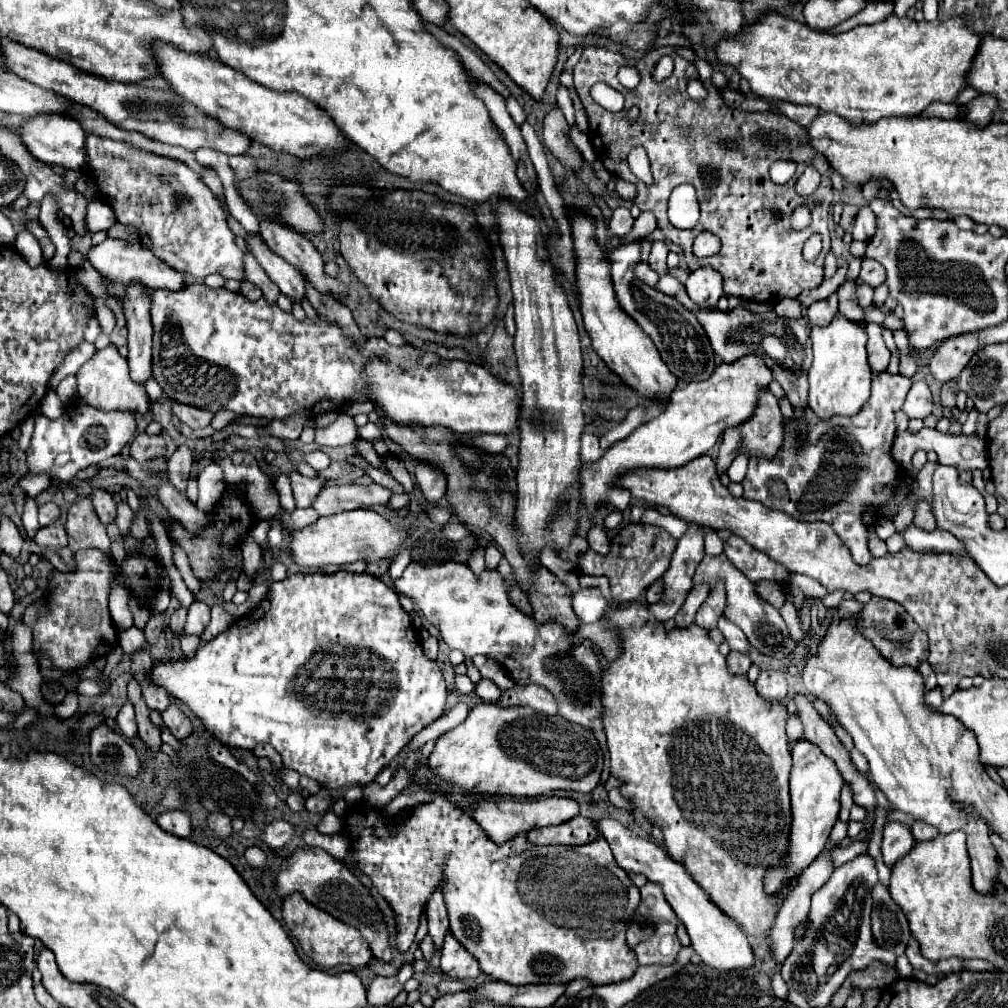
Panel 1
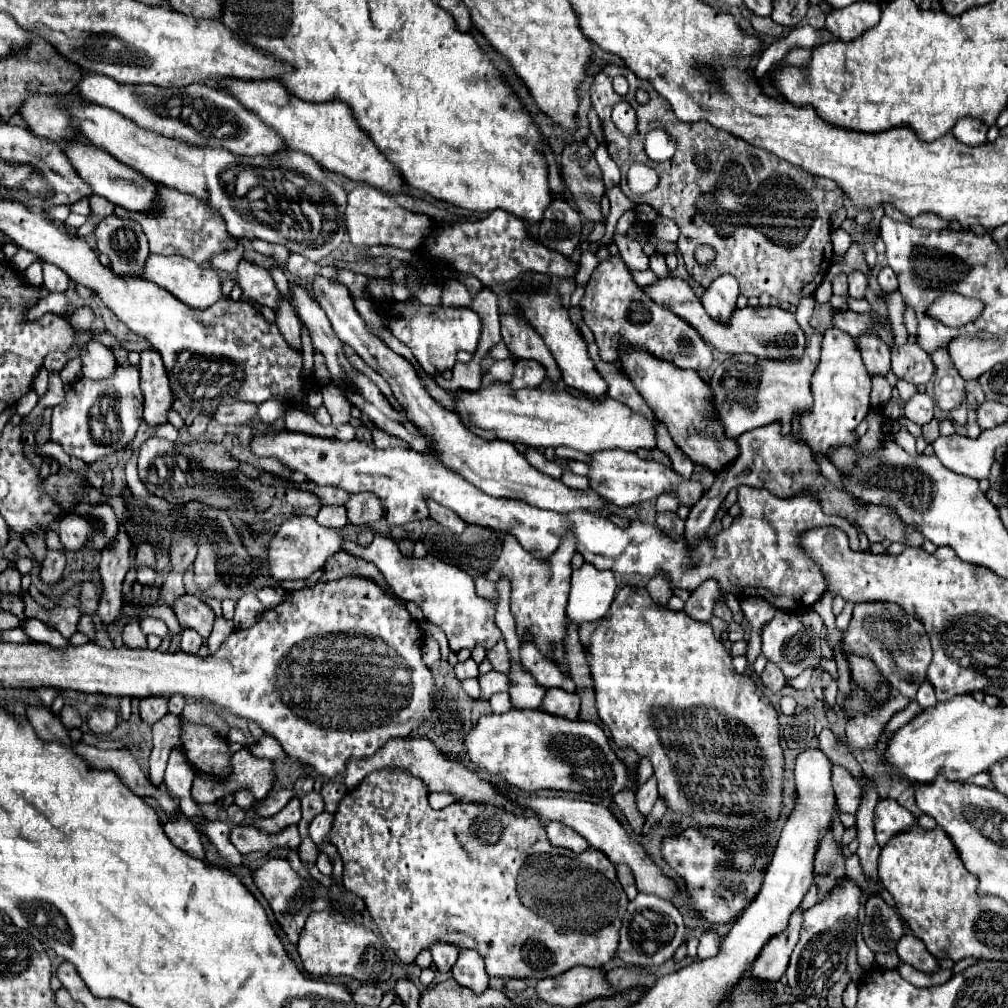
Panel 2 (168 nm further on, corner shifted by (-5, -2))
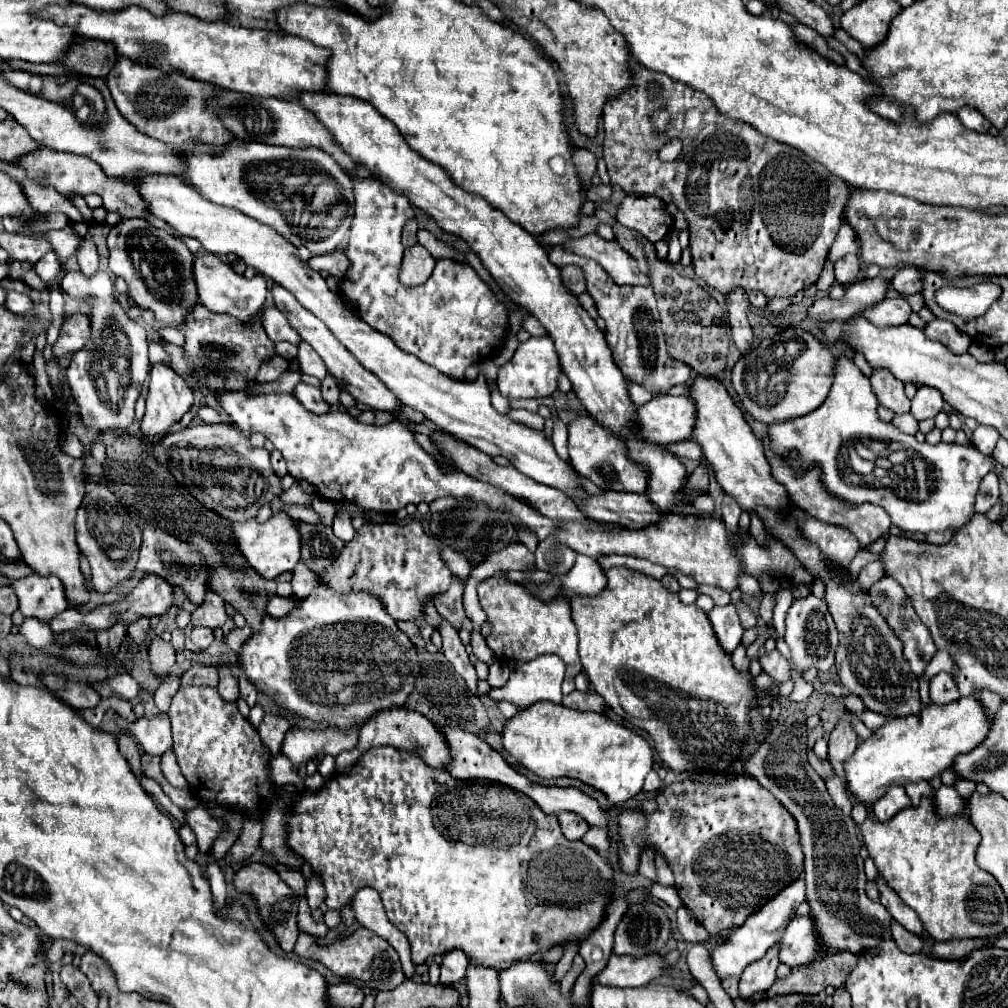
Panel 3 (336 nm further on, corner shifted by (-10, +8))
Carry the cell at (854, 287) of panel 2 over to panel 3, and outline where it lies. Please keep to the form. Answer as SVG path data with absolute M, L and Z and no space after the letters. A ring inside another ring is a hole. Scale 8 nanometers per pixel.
M844 255L842 259L838 259L834 263L834 277L838 283L848 285L852 281L856 281L860 269L860 257L858 255Z

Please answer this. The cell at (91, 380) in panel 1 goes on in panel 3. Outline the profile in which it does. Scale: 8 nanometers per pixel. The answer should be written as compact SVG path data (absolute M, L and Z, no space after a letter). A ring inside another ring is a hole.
M80 313L66 315L64 323L60 327L58 341L54 343L54 349L52 349L54 357L64 357L68 353L82 349L84 343L88 341L88 337L90 337L88 315L80 315Z

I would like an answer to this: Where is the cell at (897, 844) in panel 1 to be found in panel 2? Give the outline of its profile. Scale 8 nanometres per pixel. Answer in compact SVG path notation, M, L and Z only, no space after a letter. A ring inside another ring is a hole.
M881 799L875 809L875 837L883 847L889 839L905 833L915 825L915 817L903 809L895 799Z

